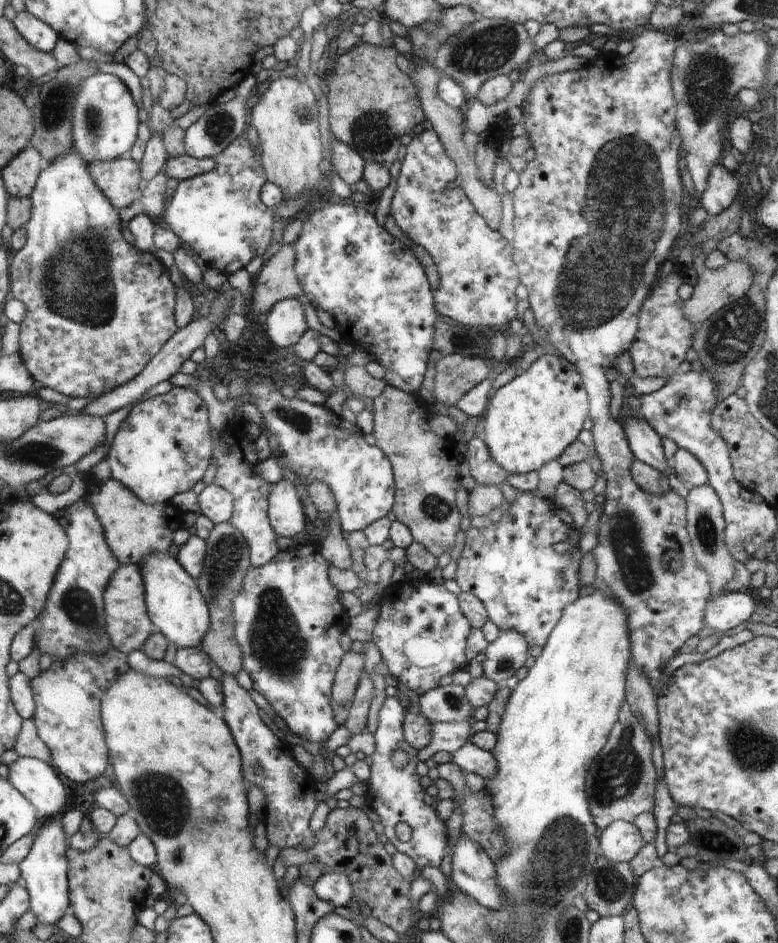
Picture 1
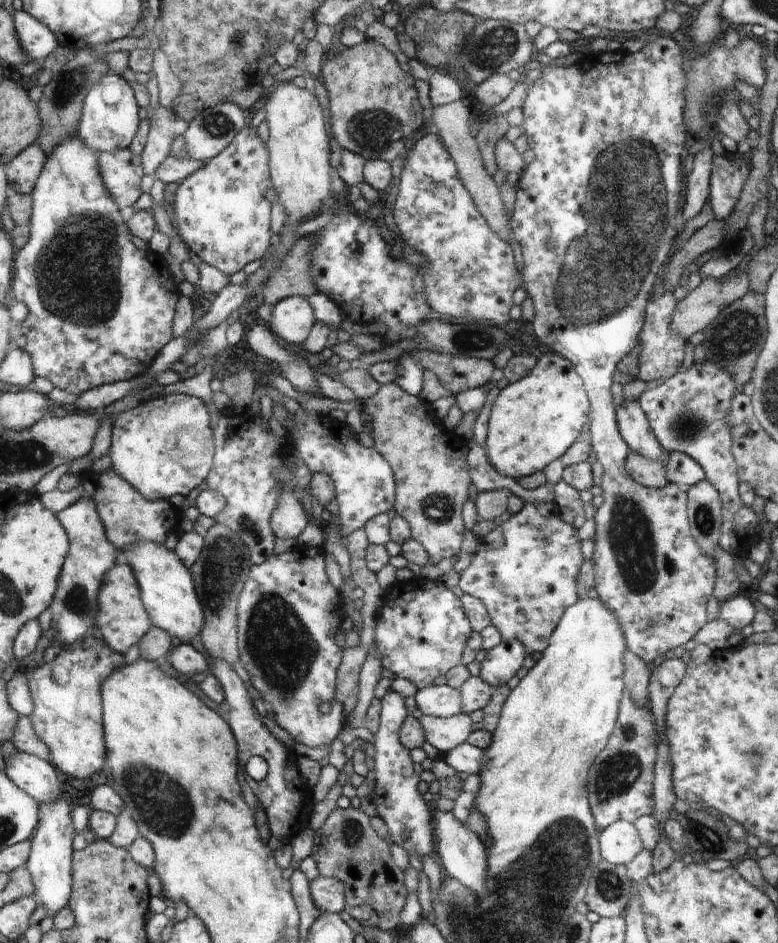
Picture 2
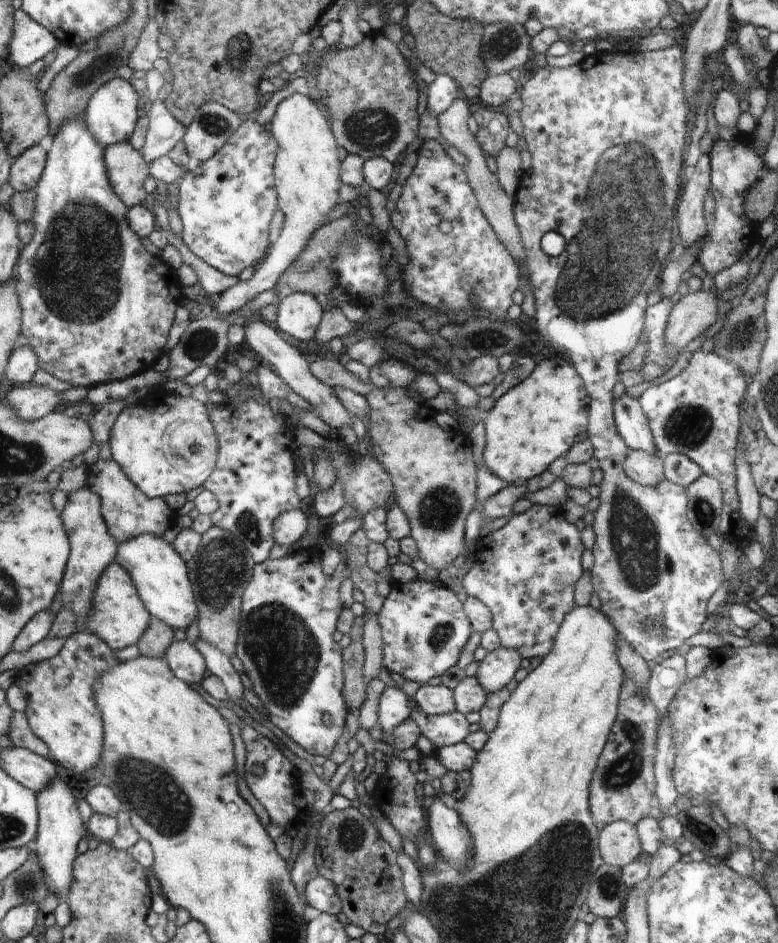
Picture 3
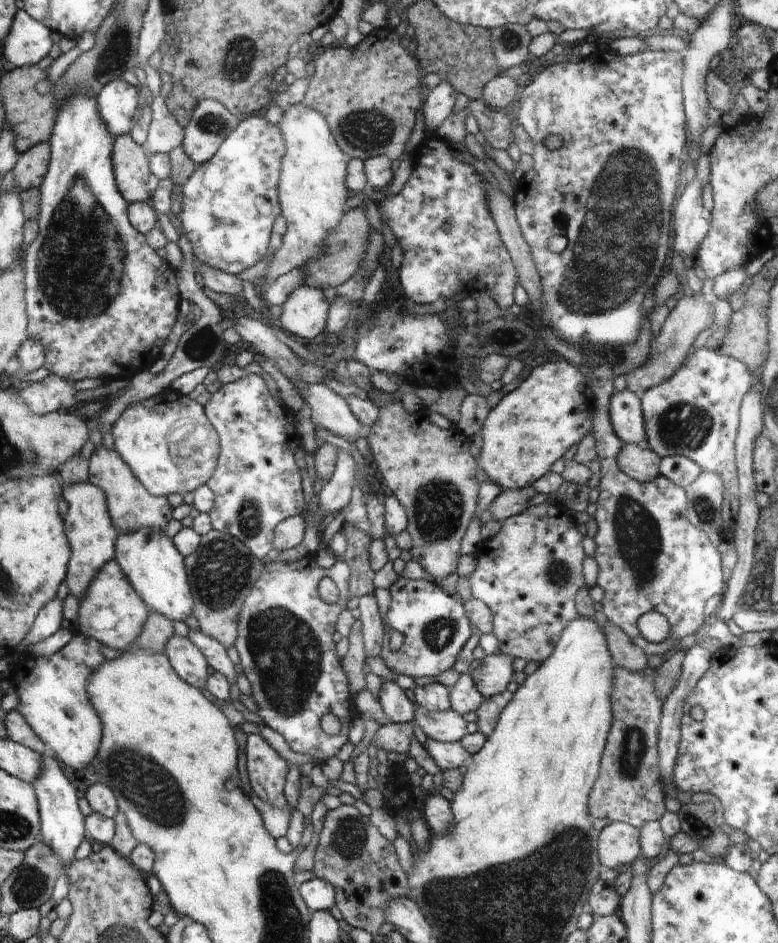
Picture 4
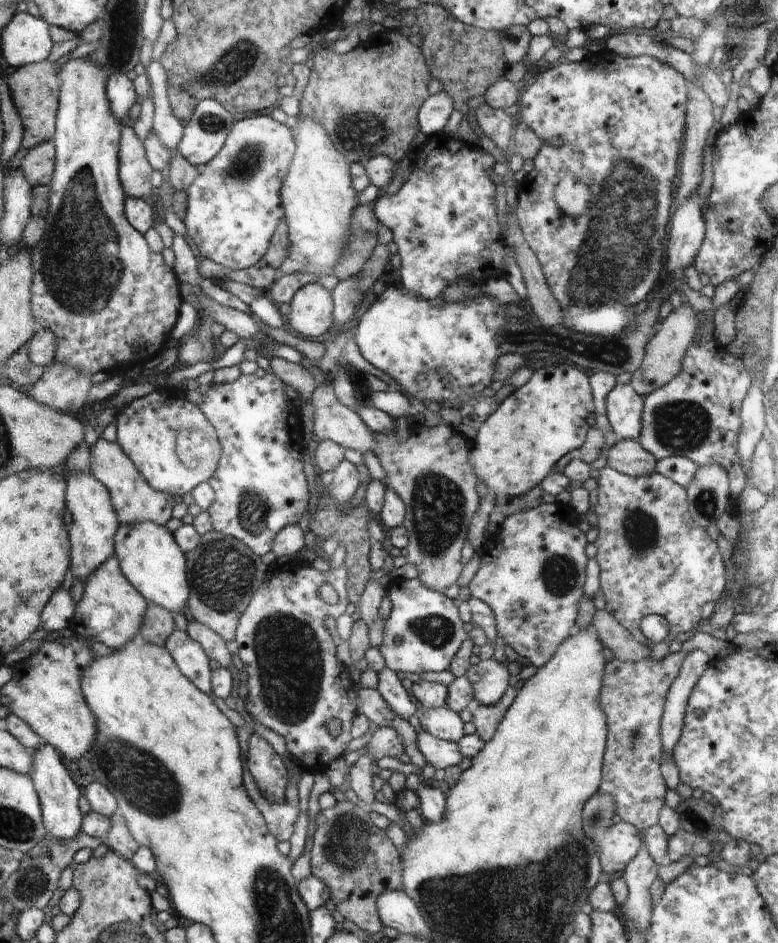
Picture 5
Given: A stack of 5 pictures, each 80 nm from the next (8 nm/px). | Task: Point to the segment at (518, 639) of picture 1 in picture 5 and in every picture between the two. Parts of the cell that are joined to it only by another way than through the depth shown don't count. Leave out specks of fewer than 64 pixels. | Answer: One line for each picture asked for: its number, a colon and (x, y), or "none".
2: (501, 662)
3: (498, 667)
4: (493, 675)
5: (489, 679)

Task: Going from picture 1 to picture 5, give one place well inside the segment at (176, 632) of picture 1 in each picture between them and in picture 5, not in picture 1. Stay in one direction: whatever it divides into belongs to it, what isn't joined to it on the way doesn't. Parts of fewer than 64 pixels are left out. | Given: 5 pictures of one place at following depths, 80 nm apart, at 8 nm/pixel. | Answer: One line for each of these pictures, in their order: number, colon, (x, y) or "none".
2: (168, 591)
3: (160, 574)
4: (152, 562)
5: (151, 560)

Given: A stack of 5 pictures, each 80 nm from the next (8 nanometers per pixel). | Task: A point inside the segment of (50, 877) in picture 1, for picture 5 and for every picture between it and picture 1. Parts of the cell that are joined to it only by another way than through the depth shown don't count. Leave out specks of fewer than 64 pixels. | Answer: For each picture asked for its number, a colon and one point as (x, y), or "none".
2: (50, 863)
3: (60, 828)
4: (64, 825)
5: (62, 818)

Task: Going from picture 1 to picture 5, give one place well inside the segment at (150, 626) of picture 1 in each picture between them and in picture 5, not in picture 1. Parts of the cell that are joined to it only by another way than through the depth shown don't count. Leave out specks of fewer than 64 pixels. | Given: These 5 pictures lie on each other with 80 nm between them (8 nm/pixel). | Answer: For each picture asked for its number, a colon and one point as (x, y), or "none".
2: (123, 621)
3: (118, 615)
4: (112, 612)
5: (111, 611)

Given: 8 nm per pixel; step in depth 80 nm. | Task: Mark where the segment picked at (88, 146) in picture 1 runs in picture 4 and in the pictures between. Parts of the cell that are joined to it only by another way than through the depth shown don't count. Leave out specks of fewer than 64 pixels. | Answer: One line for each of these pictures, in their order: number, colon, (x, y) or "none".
2: (109, 119)
3: (111, 113)
4: (117, 100)

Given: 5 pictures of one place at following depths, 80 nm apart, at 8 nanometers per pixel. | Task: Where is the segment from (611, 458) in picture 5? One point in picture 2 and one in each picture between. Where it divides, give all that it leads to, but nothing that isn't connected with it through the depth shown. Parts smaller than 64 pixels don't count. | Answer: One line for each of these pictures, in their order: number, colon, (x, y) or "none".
2: (649, 473)
3: (646, 468)
4: (641, 463)

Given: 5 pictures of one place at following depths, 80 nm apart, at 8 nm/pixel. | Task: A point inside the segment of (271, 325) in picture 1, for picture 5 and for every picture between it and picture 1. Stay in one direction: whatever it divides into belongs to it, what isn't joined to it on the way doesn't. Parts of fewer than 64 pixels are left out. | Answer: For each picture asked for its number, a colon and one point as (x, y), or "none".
2: (292, 317)
3: (299, 315)
4: (305, 314)
5: (310, 316)

